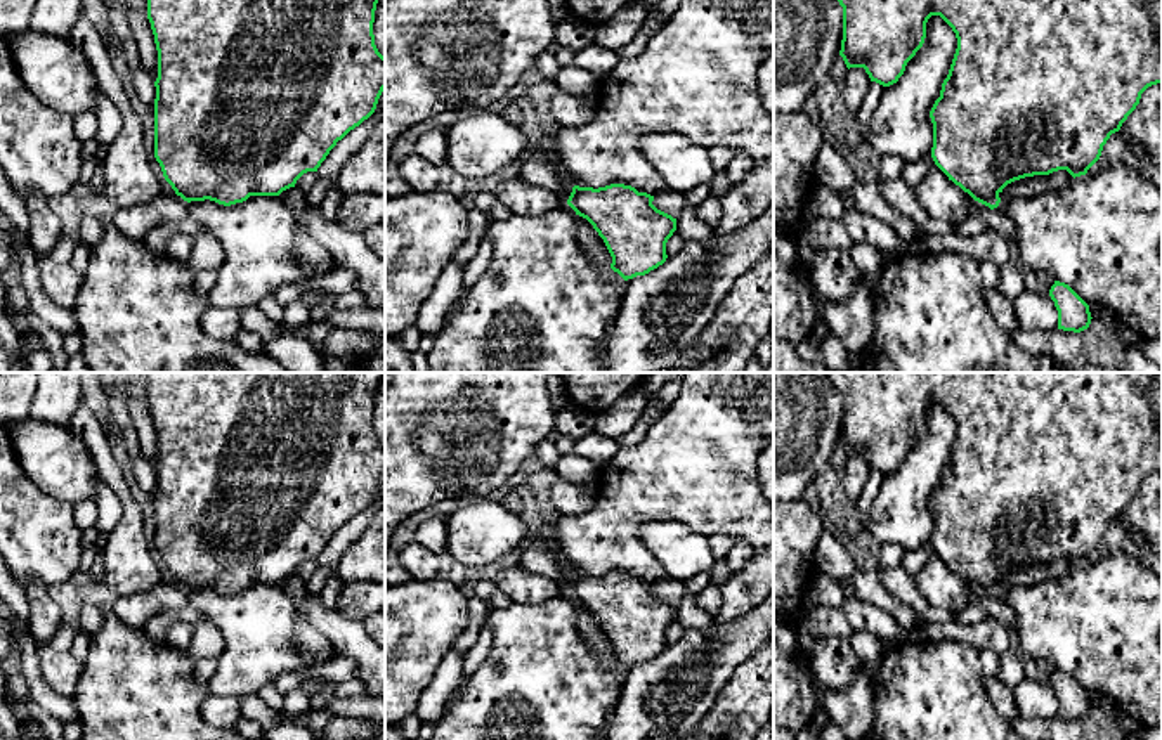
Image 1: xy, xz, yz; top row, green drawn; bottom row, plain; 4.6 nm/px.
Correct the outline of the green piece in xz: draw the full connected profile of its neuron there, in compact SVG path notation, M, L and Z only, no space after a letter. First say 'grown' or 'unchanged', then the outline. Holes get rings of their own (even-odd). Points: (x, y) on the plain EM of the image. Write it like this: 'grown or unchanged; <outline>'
unchanged; M610 572L598 577L574 574L567 593L593 613L612 645L610 657L628 669L666 650L666 631L676 619L676 607L657 598L652 589L654 584L631 574Z

